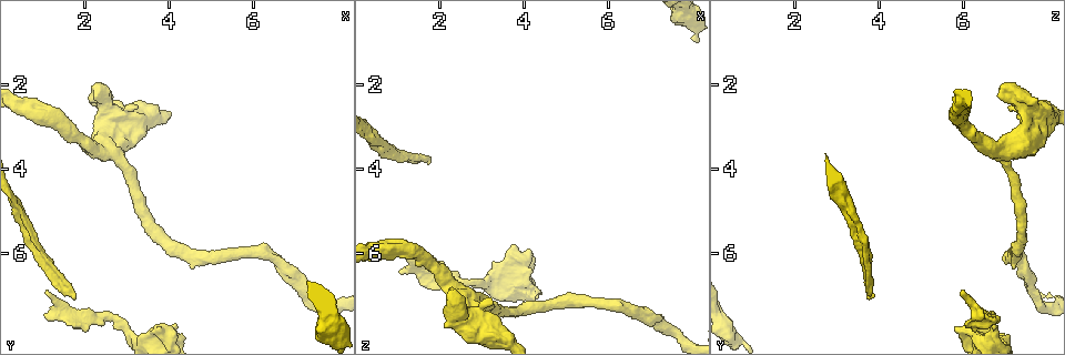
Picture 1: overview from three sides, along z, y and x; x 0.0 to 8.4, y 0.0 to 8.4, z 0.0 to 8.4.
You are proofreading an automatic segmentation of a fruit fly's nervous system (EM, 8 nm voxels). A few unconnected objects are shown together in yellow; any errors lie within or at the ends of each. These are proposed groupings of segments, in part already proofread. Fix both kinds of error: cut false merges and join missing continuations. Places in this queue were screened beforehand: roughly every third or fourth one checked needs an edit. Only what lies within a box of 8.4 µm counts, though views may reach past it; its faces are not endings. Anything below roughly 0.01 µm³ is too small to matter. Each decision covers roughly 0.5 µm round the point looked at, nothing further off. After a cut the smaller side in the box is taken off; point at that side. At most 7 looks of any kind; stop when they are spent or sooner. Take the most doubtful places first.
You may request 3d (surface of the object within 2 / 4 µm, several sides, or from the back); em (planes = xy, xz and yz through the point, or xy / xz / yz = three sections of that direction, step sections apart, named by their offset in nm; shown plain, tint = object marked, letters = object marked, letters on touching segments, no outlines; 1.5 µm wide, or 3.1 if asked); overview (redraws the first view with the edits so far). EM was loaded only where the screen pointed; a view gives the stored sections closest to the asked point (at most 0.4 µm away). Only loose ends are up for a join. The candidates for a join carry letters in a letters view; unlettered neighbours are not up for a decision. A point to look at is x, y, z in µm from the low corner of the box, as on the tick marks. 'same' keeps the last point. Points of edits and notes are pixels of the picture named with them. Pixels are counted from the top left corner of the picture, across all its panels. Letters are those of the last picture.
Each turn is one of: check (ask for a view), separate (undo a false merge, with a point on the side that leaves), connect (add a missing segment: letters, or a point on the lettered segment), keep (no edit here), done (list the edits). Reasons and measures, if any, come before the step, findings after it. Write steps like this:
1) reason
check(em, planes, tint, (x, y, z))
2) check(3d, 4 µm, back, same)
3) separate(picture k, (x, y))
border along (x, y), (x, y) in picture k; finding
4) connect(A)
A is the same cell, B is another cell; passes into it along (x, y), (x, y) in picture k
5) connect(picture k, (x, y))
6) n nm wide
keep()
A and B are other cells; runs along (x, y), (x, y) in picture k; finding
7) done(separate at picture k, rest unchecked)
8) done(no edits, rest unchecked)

thick end
check(em, xz, step 4, letters, (2.30, 2.35, 6.85))

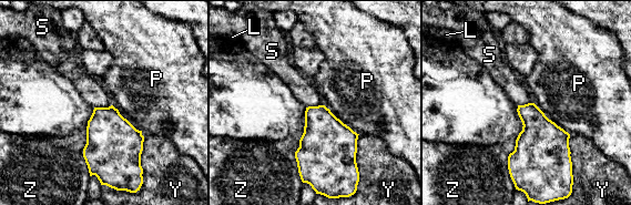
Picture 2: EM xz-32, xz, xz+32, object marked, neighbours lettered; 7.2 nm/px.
check(em, planes, letters, same)

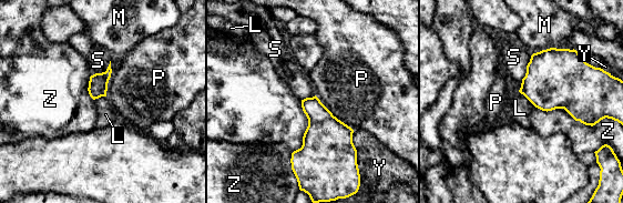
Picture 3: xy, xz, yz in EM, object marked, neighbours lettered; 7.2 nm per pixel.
keep()
L, M, P, S, Y and Z are other cells; border along (519, 91), (535, 107) in picture 3; none of them fits

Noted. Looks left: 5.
an open end
check(em, planes, letters, (1.05, 7.50, 6.50))

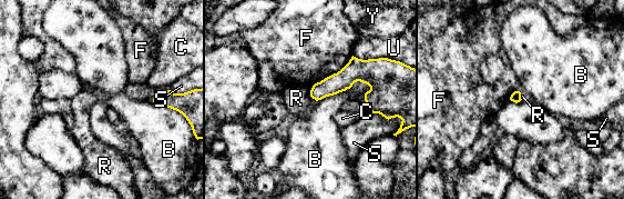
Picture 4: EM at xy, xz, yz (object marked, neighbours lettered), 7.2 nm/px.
keep()
B, C, F, R, S, U and Y are other cells; runs along (313, 92), (365, 77), (377, 106) in picture 4; none of them fits

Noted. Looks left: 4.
stops while still wide
check(em, xz, step 4, tint, (3.75, 7.80, 5.80))

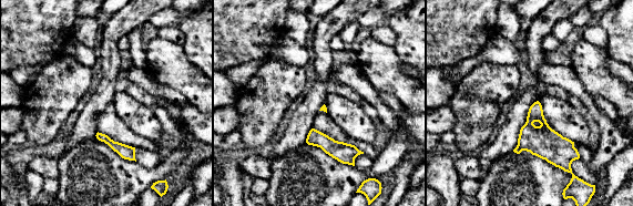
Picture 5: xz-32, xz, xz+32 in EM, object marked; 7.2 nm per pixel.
another direction
check(em, planes, letters, same)

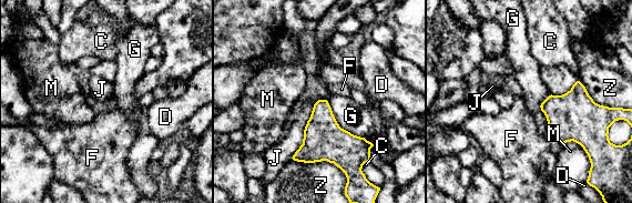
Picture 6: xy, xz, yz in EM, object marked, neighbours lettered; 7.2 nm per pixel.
G touches over 480 nm
keep()
C, D, F, G, J, M and Z are other cells; none of them fits

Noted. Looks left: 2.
done(no edits, rest unchecked)

